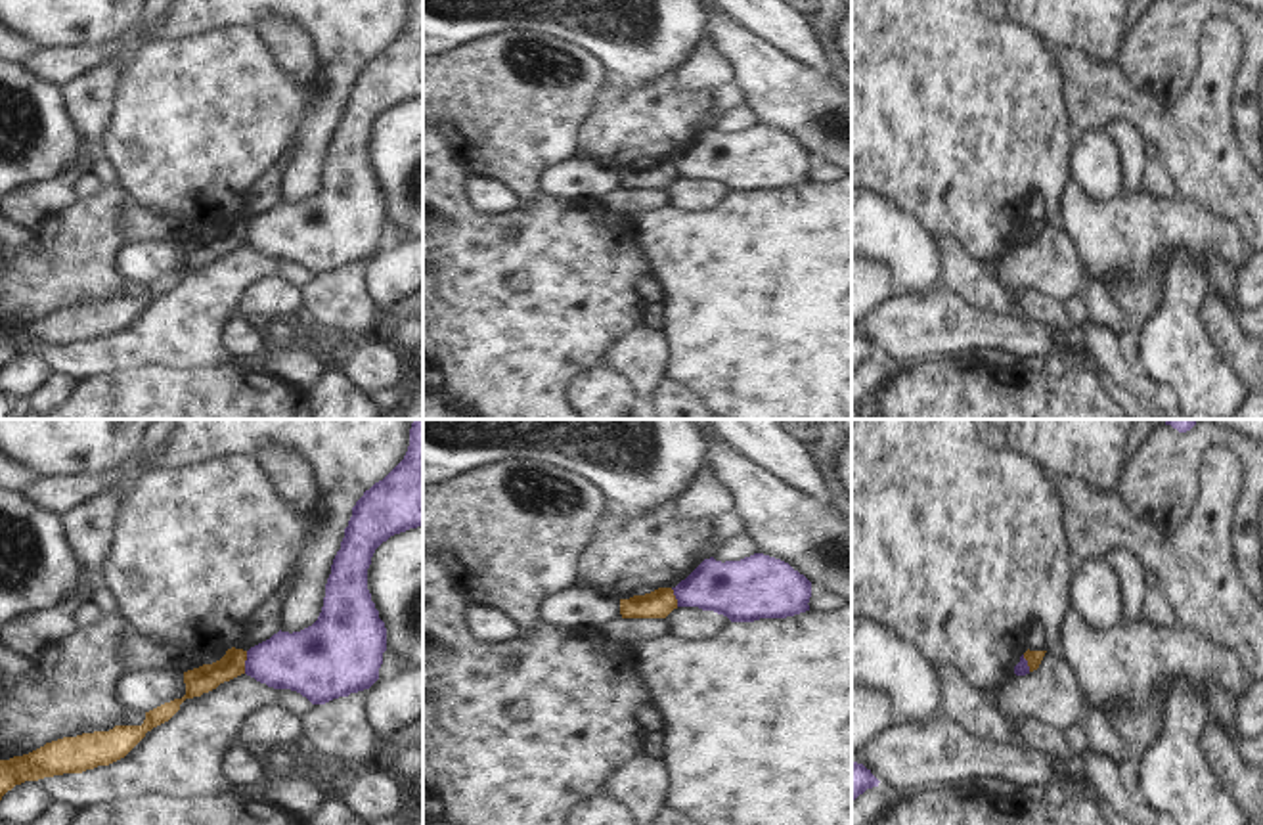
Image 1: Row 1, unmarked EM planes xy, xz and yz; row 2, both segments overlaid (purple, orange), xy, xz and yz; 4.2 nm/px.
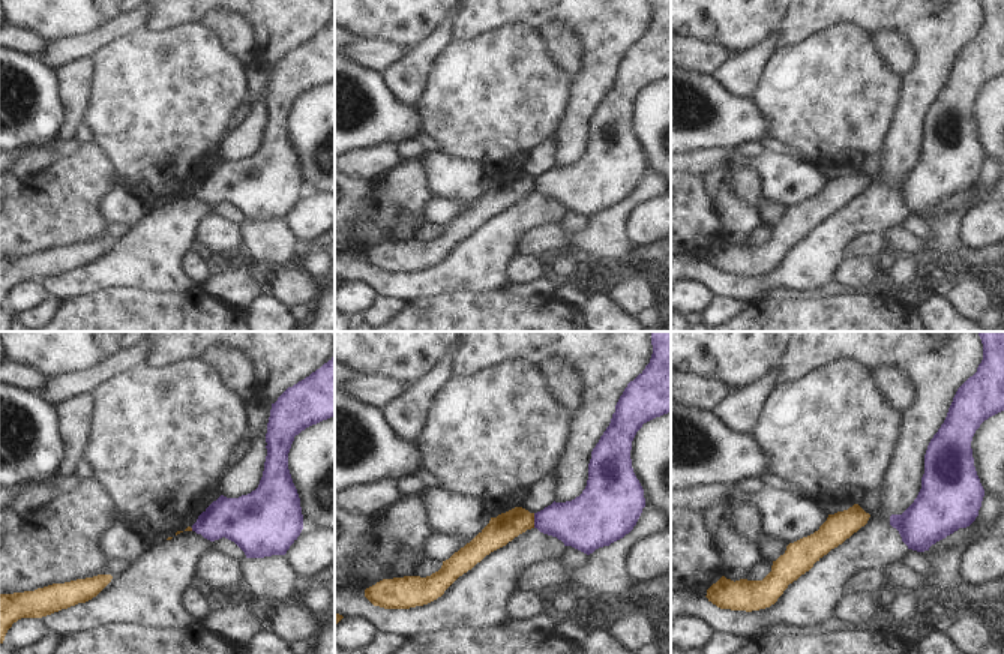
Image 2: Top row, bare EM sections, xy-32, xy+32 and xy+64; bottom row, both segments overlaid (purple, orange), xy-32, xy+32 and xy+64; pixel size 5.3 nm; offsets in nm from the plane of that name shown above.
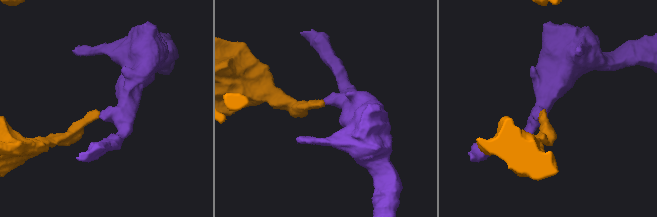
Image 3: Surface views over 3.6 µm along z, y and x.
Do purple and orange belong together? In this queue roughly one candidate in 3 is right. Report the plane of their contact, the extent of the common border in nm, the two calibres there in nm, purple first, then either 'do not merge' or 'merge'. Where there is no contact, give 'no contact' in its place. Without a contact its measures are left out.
xy | 100 nm | 260/120 nm | do not merge

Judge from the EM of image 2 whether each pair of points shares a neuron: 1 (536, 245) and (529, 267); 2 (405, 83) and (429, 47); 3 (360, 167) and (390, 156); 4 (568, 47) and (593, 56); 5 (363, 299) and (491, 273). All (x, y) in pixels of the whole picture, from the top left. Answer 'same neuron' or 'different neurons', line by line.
1: different neurons
2: same neuron
3: same neuron
4: different neurons
5: different neurons

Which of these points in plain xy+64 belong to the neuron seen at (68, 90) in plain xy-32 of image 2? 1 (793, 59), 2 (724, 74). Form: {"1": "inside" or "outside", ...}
{"1": "outside", "2": "inside"}

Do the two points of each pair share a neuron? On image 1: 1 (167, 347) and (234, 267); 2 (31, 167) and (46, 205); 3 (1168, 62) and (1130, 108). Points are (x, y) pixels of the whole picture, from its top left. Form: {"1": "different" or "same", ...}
{"1": "same", "2": "different", "3": "different"}

